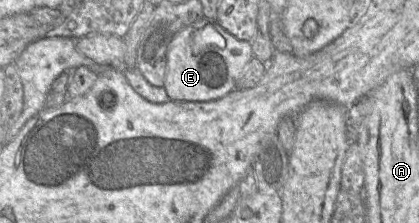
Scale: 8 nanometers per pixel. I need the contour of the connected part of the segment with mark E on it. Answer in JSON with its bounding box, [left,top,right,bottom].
[164,17,253,102]

